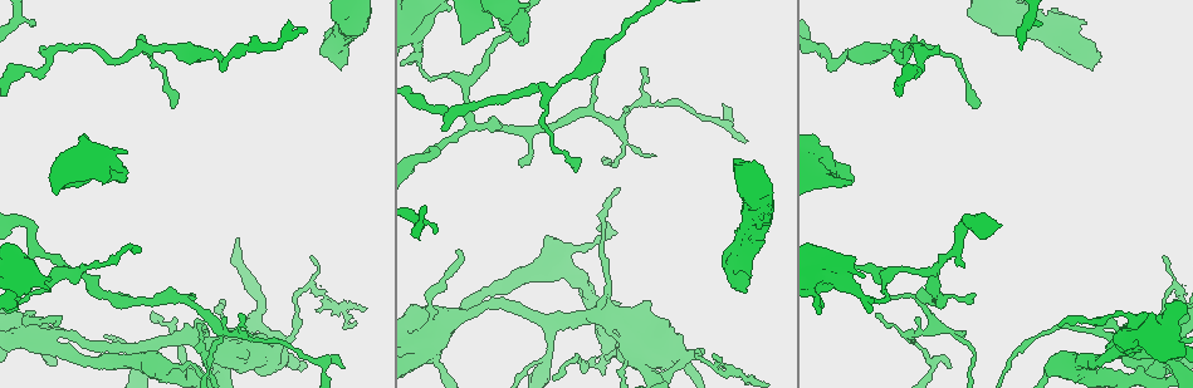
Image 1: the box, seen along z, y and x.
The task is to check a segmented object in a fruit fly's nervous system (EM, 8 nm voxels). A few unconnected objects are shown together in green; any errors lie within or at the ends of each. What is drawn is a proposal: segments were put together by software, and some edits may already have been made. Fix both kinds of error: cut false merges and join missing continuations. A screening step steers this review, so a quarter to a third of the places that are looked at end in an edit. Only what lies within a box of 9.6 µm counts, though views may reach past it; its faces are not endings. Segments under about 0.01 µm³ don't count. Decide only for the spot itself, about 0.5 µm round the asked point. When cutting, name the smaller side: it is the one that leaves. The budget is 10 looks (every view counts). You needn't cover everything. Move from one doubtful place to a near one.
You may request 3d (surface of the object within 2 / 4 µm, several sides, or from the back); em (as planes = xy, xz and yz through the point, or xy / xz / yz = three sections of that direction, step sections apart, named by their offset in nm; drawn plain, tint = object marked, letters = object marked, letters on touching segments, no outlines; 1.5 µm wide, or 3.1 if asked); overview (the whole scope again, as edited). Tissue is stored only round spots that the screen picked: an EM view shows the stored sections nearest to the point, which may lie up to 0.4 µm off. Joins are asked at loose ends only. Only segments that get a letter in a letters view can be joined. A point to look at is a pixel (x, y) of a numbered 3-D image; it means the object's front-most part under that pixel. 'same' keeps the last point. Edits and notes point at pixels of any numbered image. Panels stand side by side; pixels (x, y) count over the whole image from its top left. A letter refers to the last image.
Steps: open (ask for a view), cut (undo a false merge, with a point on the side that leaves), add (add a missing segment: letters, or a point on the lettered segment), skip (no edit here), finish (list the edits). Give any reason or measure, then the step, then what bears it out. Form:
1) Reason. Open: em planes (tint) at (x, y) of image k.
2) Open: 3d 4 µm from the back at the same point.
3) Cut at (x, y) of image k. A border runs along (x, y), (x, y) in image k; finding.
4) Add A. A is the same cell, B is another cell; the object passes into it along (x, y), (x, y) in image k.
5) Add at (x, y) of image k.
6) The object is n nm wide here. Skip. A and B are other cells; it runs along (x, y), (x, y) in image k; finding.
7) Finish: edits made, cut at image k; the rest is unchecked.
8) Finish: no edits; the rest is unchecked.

Thin end. Open: 3d 2 µm at (443, 127) of image 1.

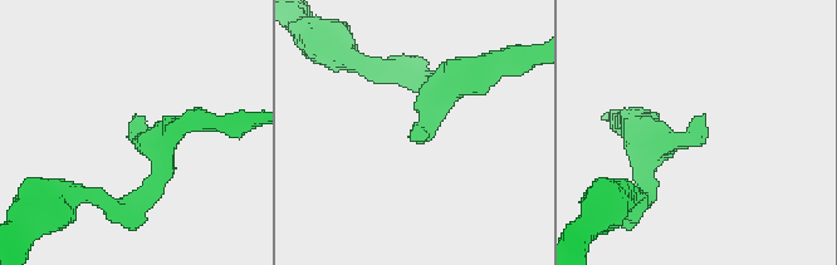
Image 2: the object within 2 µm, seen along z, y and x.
Now the EM. Open: em planes (letters) at (415, 137) of image 2.

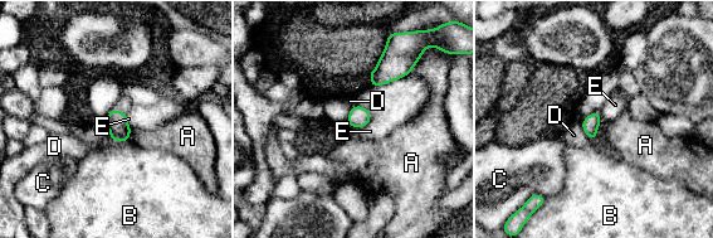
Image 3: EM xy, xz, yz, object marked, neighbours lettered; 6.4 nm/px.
The object is 110 nm wide here. Skip. A, B, C, D and E are other cells; a border runs along (370, 121), (355, 129) in image 3; no lettered segment goes on from it.

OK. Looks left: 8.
Three arms meet. Open: 3d 4 µm at (547, 92) of image 1.

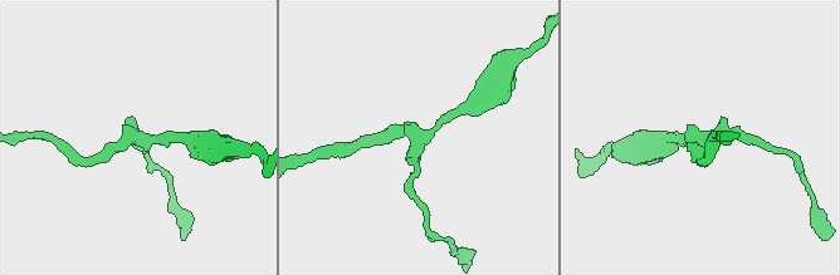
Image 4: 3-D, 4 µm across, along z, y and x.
3 arms meet here. Open: em xz step 8 (tint) at (413, 136) of image 4.

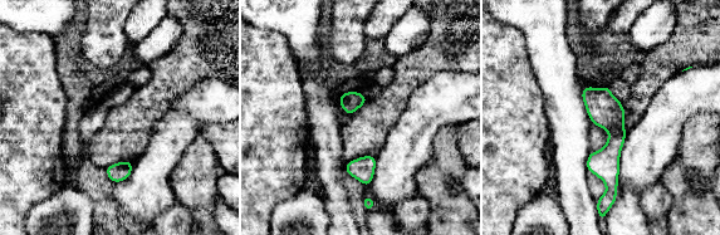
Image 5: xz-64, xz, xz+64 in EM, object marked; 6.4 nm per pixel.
Open: em planes (letters) at the same point.

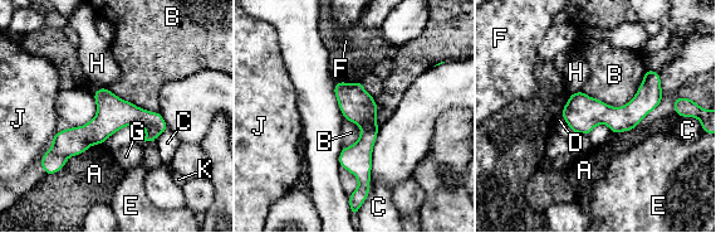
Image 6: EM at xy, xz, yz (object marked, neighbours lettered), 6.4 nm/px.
The object is 220 nm wide here. Skip. A, B, C, D, E, F, G, H, J and K are other cells; it runs along (163, 126), (111, 117), (52, 154) in image 6; one neuron here.

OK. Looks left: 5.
Free end. Open: em xz step 8 (tint) at (487, 29) of image 1.

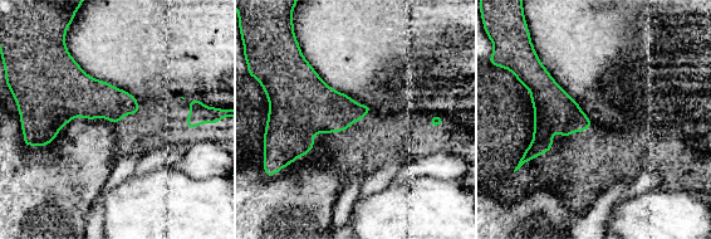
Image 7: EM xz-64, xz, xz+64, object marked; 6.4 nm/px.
Open: em xz step 8 (letters) at the same point.

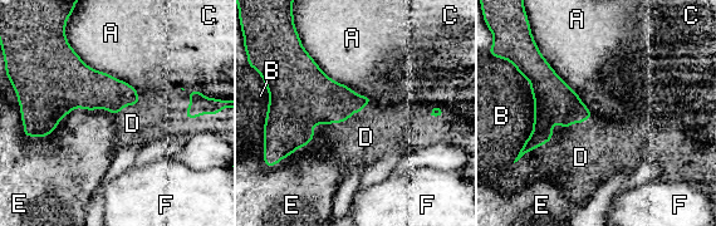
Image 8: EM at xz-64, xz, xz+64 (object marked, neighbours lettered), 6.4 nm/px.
Add D. D is the same cell, A, B, C, E and F are other cells; the object passes into it along (300, 94), (320, 123), (354, 142) in image 8; the neuron continues.

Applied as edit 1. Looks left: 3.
Open: overview.

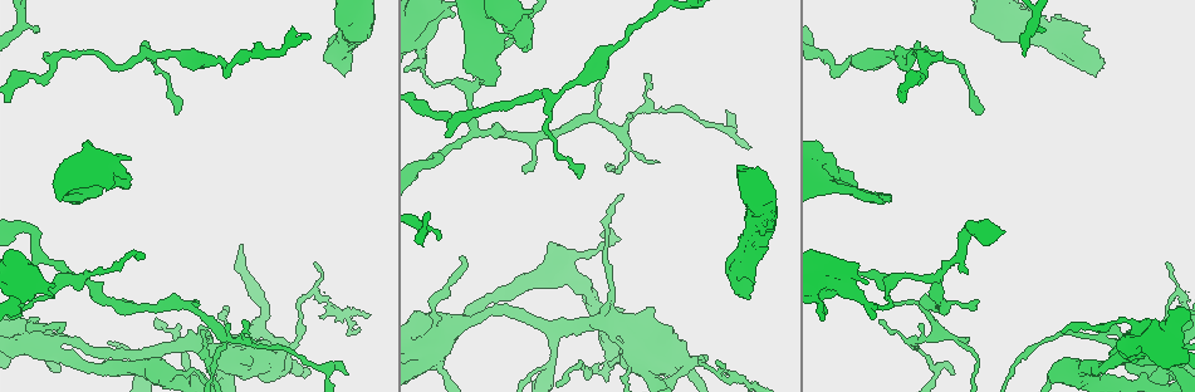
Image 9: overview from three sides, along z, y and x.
An open end. Open: em yz step 4 (letters) at (1102, 61) of image 9.

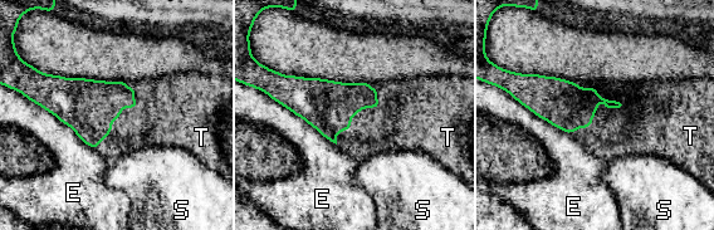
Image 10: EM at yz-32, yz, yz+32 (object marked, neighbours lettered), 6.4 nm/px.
The longest contact is with E, 420 nm. Add T. T is the same cell, E and S are other cells; the neuron continues.

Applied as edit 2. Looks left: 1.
Finish: edits made, add at image 8, add at image 10; the rest is unchecked.

